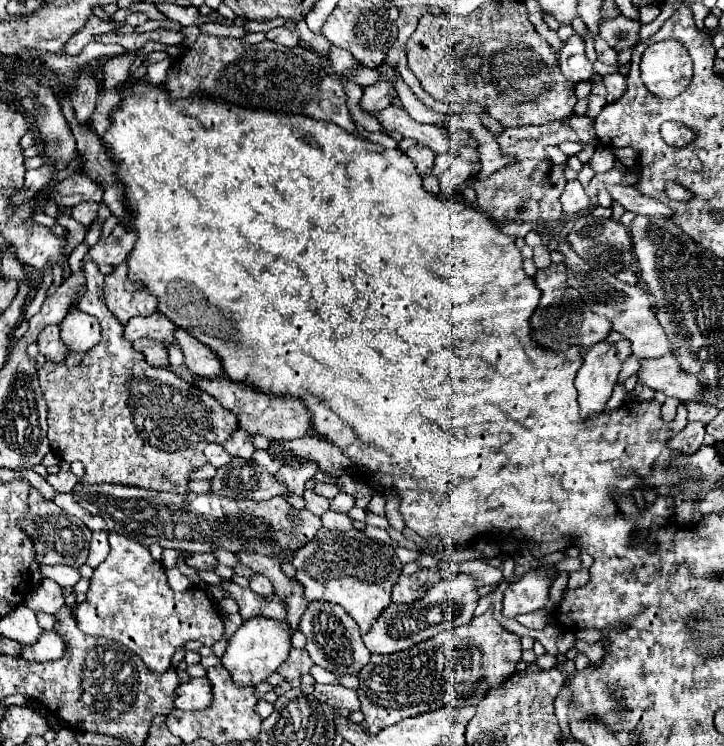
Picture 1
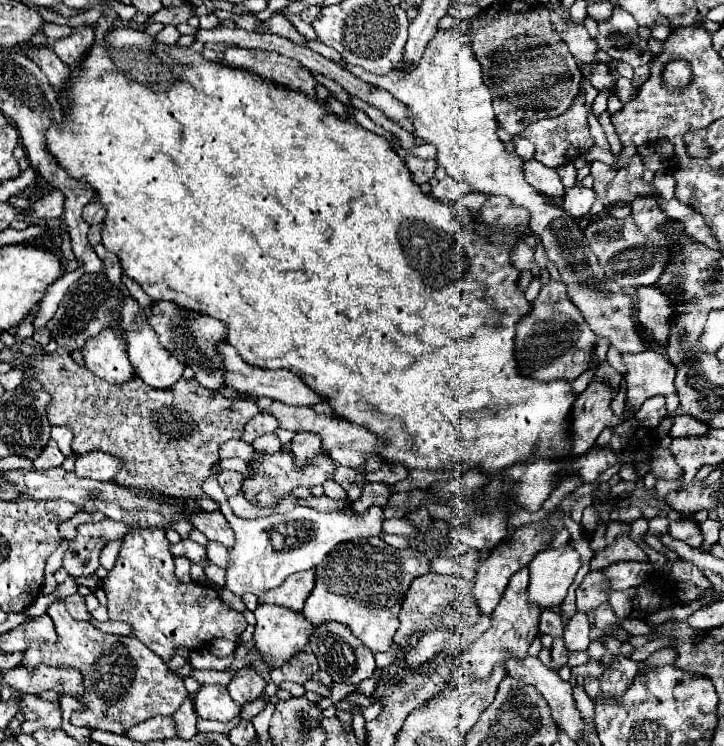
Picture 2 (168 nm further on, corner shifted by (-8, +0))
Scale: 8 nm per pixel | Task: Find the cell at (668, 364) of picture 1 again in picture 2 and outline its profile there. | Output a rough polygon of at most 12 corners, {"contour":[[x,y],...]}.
{"contour":[[662,352],[622,354],[626,408],[676,392]]}

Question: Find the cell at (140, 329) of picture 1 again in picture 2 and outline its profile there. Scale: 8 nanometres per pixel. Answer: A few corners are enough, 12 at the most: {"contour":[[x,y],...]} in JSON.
{"contour":[[174,304],[174,356],[210,390],[224,386],[226,326]]}

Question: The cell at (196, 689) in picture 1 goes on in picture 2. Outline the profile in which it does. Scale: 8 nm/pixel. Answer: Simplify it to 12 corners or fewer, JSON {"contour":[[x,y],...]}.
{"contour":[[208,684],[194,696],[200,718],[230,722],[240,714],[228,690]]}

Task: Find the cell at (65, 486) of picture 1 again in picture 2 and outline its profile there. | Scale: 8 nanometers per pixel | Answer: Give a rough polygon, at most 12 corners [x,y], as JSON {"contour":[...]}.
{"contour":[[92,450],[76,460],[80,478],[114,480],[122,460]]}

